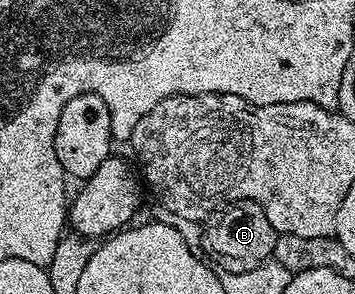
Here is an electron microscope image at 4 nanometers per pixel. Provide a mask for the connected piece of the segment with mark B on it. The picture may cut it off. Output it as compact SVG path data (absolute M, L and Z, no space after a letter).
M254 201L237 202L211 214L202 230L205 256L208 255L221 272L233 276L242 276L269 260L273 256L279 236L268 221L263 208Z

